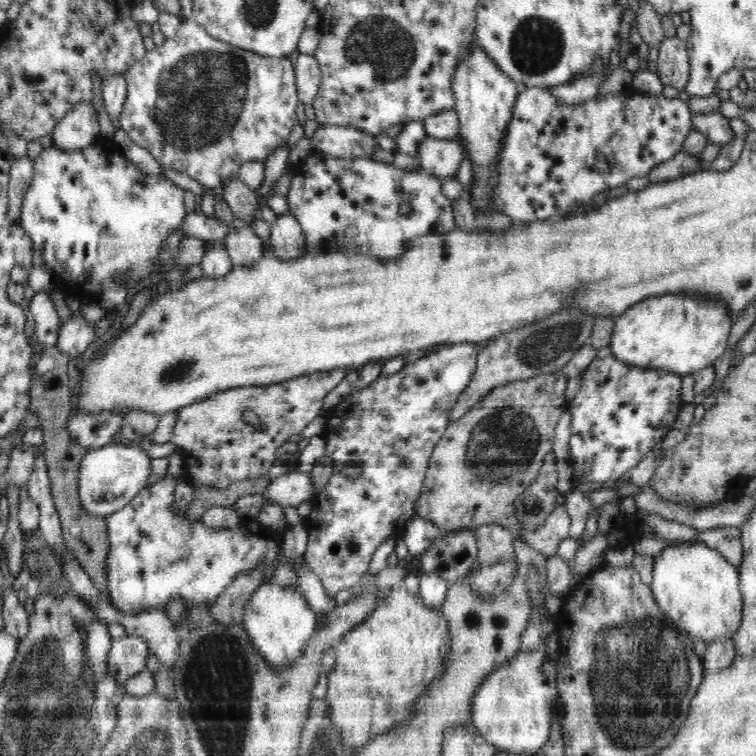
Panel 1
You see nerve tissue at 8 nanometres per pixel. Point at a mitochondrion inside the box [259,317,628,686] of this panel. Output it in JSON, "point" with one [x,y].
{"point":[504,440]}

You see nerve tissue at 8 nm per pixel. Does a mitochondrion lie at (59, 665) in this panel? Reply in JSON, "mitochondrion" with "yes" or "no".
{"mitochondrion":"yes"}

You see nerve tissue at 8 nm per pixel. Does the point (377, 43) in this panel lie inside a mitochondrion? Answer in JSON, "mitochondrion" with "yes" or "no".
{"mitochondrion":"yes"}

